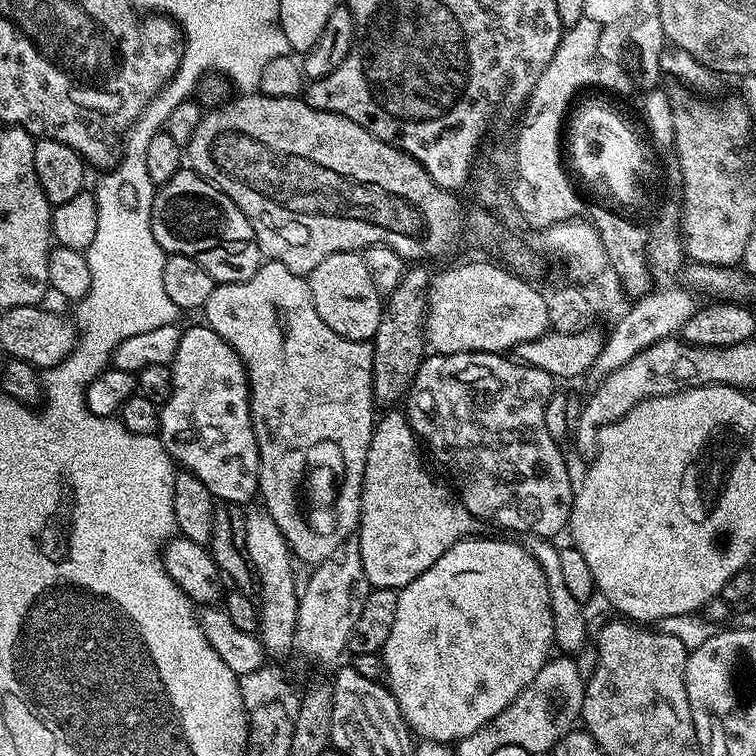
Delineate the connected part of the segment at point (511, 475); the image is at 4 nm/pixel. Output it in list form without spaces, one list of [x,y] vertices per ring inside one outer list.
[[[455,352],[449,356],[443,354],[425,355],[424,361],[418,366],[418,374],[414,374],[412,385],[408,387],[408,395],[403,401],[402,408],[408,417],[408,425],[416,433],[419,443],[425,449],[432,451],[432,456],[448,471],[447,479],[460,501],[466,506],[473,518],[480,516],[484,520],[493,520],[512,532],[528,532],[532,536],[556,538],[568,527],[568,516],[572,513],[572,497],[574,495],[574,480],[568,477],[568,464],[560,453],[561,445],[546,430],[546,406],[554,394],[554,377],[546,370],[538,370],[529,364],[521,364],[515,358],[498,352]]]

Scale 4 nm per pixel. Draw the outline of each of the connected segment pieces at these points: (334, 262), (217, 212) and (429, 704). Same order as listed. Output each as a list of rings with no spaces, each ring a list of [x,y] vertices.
[[[359,251],[339,252],[330,254],[330,258],[322,258],[322,262],[314,266],[306,279],[318,318],[322,318],[334,334],[351,340],[371,341],[380,325],[382,296],[377,292]]]
[[[181,170],[159,185],[152,203],[152,229],[166,254],[194,258],[217,284],[237,284],[254,278],[262,257],[254,230],[234,202],[197,172]]]
[[[472,539],[450,546],[434,566],[399,589],[394,626],[380,652],[386,686],[405,720],[421,739],[445,744],[475,732],[508,707],[531,684],[554,648],[552,599],[542,566],[523,543]]]

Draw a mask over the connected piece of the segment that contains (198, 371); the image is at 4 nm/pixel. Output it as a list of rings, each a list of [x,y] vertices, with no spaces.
[[[185,327],[181,331],[178,350],[170,365],[172,389],[160,408],[158,439],[173,461],[183,471],[194,473],[217,501],[228,506],[244,506],[251,496],[257,495],[260,486],[260,455],[248,405],[248,371],[240,355],[214,329],[199,327]]]

